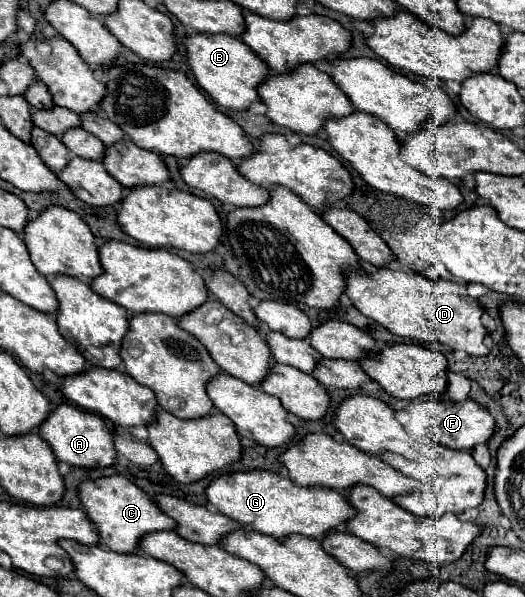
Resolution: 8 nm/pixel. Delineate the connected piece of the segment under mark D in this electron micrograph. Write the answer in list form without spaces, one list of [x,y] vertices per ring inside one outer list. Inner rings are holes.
[[[381,267],[375,273],[367,273],[365,269],[349,271],[347,295],[365,317],[377,321],[397,337],[441,343],[453,351],[465,351],[471,357],[489,355],[489,347],[483,343],[487,335],[487,329],[481,323],[483,307],[477,299],[467,295],[467,287],[461,283],[431,281],[425,275]]]

